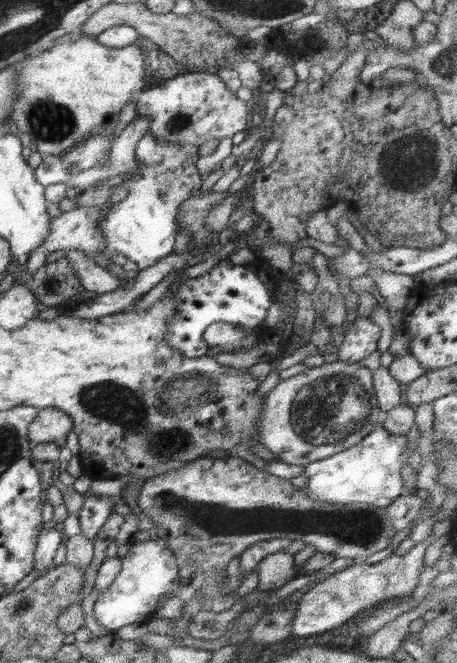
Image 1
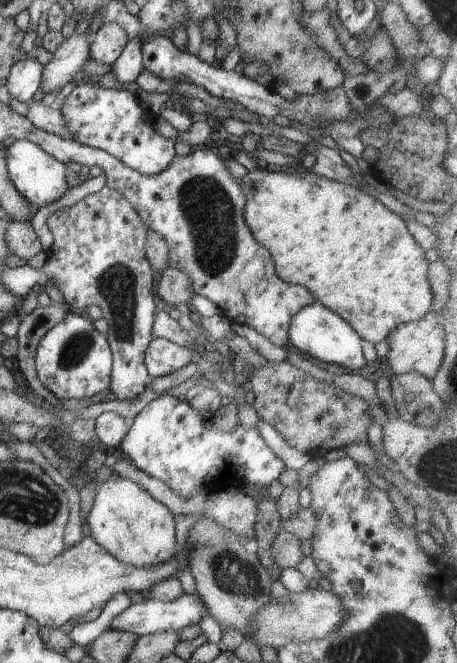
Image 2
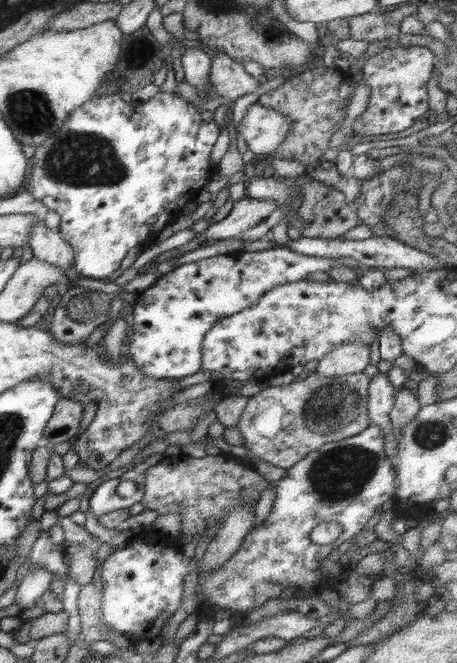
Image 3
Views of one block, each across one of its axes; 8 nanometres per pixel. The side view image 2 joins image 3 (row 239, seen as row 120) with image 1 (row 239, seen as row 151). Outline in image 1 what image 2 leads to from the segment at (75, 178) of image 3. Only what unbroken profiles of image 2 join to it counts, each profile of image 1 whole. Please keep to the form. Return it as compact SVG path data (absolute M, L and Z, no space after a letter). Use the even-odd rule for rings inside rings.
M144 133L134 150L137 168L120 175L112 175L96 185L78 191L70 186L66 198L70 198L80 208L104 208L110 202L110 194L116 188L126 188L126 197L114 201L104 209L98 232L106 238L106 245L98 254L107 258L122 254L137 264L138 270L144 269L170 255L174 251L174 238L178 231L178 210L182 202L201 190L202 178L196 168L199 160L199 146L181 146L168 139L156 139L152 133Z

